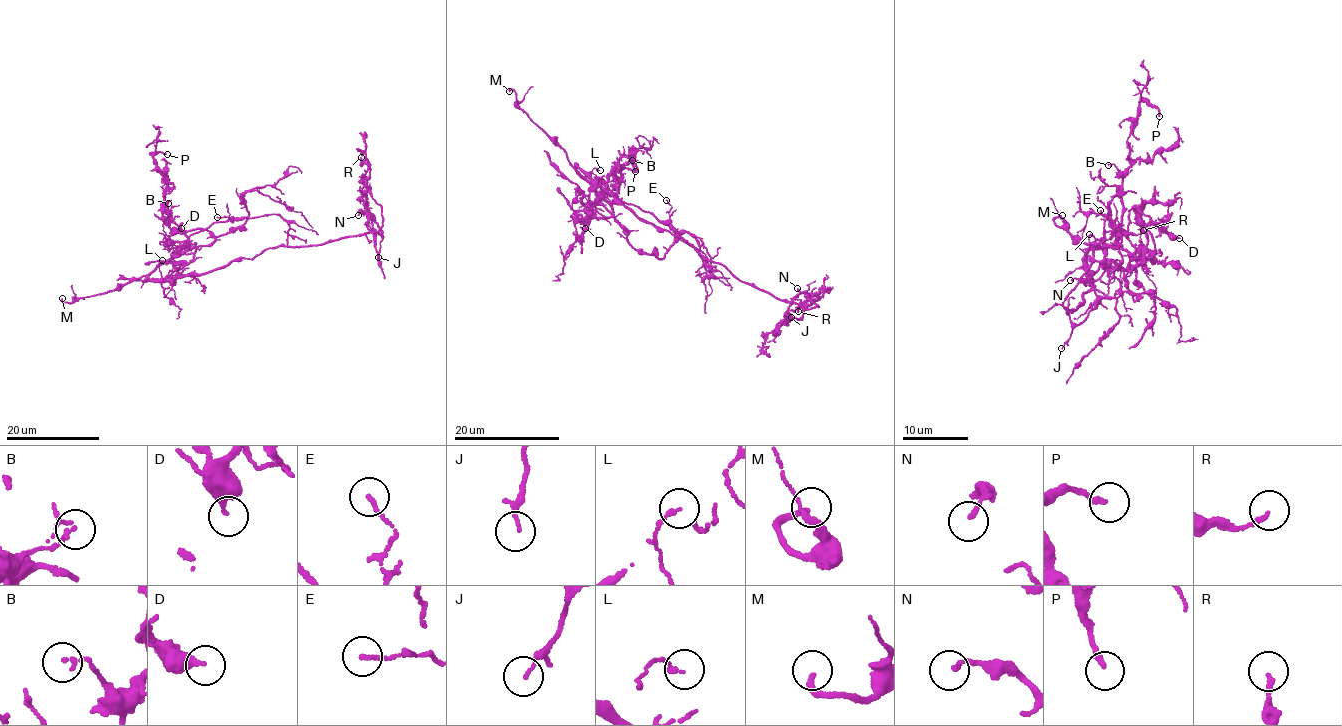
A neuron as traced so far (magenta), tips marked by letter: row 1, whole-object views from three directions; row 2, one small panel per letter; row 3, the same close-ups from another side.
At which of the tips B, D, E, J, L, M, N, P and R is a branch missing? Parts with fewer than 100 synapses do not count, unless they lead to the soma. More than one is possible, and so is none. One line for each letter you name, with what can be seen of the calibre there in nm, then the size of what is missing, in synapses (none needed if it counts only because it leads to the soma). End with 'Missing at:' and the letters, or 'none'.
M: 200 nm thick
Missing at: M

